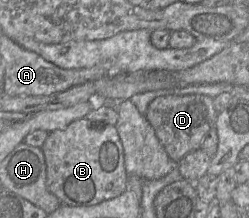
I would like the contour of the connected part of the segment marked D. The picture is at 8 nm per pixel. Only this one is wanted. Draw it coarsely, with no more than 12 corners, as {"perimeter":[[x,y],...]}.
{"perimeter":[[212,97],[155,98],[145,117],[177,163],[200,148]]}

